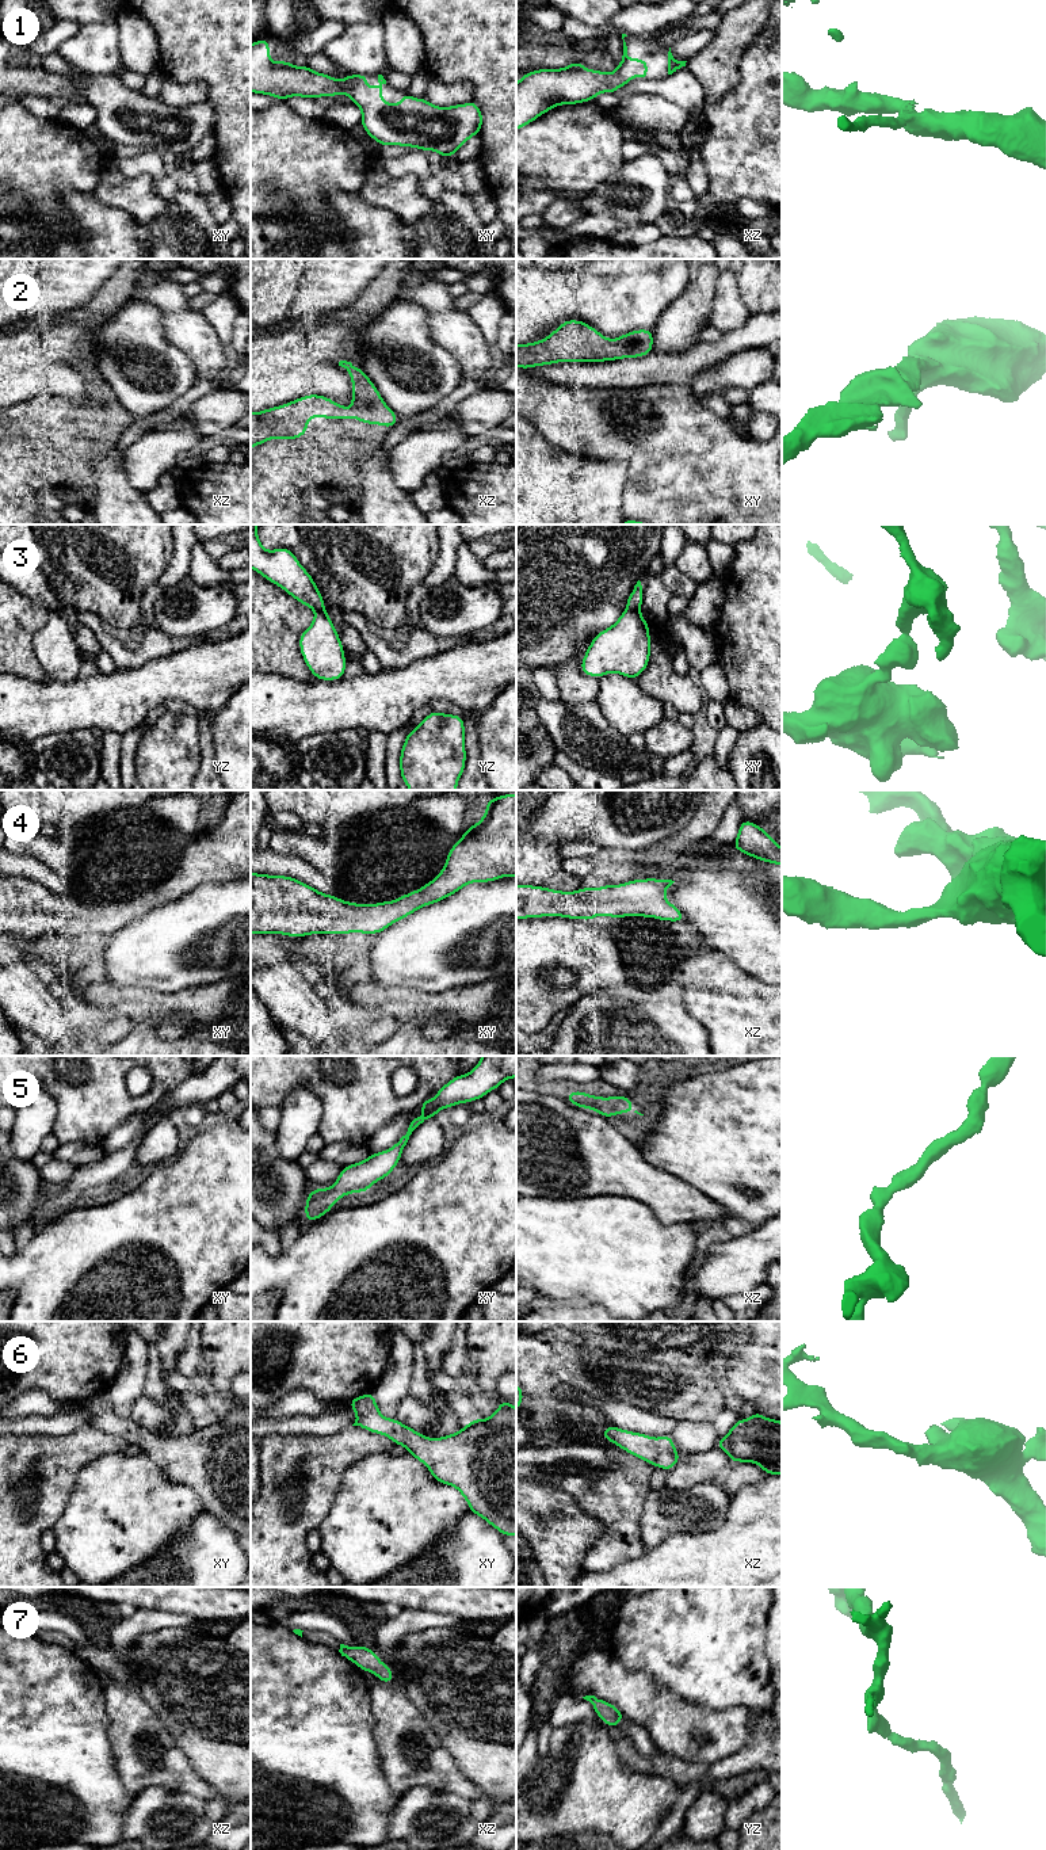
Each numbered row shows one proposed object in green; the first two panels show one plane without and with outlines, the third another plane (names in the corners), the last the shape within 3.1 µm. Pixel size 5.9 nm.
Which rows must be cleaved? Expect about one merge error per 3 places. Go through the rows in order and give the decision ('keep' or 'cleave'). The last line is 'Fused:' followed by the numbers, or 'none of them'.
1: keep
2: keep
3: cleave
4: keep
5: keep
6: keep
7: keep
Fused: 3

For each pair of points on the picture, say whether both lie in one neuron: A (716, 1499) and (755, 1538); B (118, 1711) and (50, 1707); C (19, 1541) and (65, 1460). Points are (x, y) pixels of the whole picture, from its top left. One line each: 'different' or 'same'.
A: different
B: different
C: same

